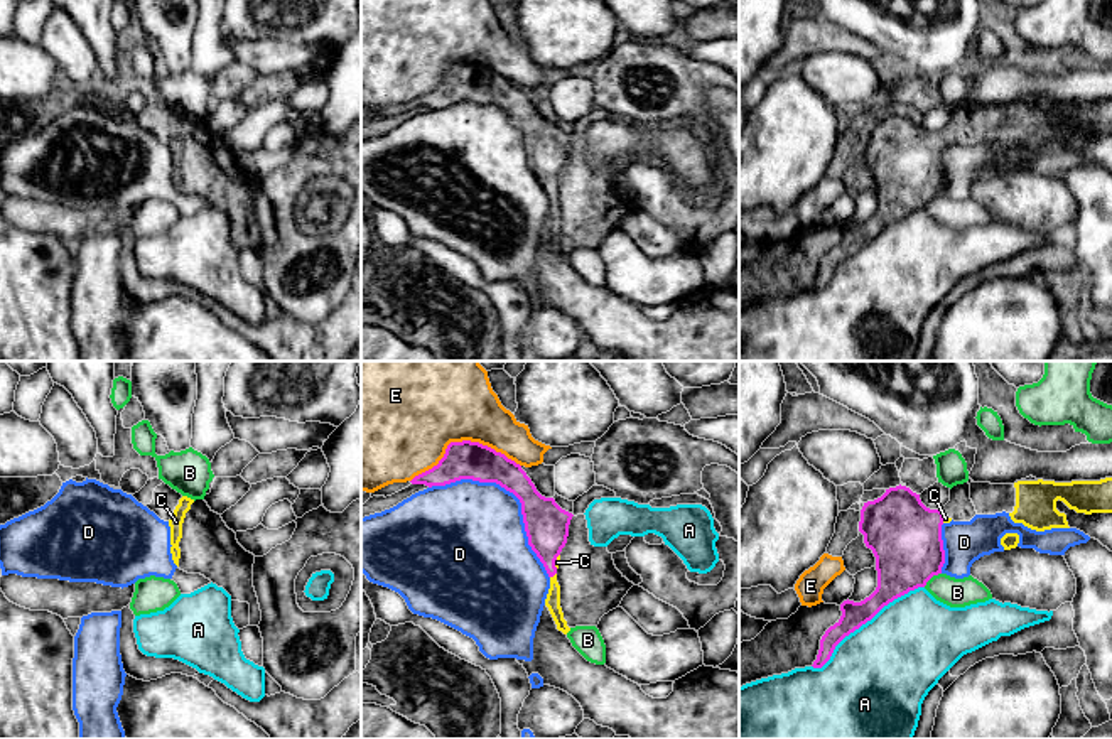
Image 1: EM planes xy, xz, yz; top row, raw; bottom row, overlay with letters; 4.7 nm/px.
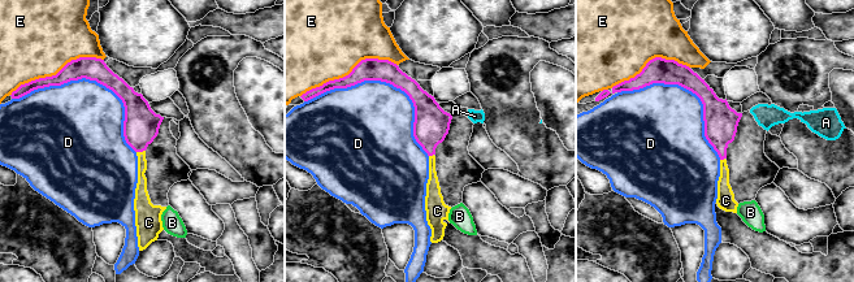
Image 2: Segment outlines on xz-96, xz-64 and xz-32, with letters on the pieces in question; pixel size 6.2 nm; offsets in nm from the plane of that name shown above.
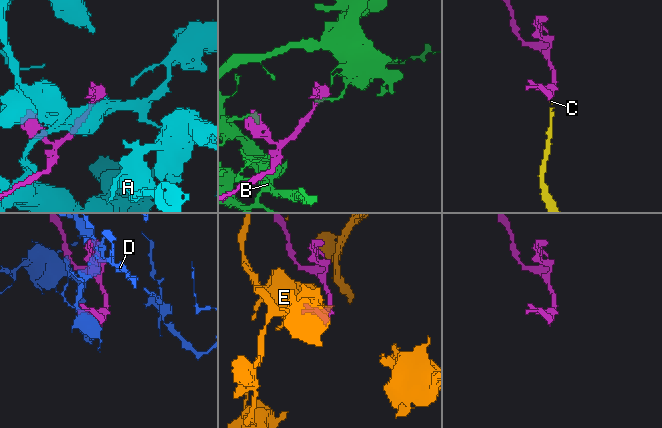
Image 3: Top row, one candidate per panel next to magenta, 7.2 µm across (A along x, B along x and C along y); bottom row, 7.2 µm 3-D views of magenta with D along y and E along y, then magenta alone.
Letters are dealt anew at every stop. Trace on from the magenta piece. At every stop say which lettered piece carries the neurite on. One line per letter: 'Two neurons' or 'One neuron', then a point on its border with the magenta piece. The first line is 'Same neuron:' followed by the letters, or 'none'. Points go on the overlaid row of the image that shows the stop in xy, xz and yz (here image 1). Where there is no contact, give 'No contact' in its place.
Same neuron: C
A: Two neurons. Touches magenta at yz (864, 623)
B: Two neurons. Touches magenta at yz (932, 576)
C: One neuron. Touches magenta at xz (552, 576)
D: Two neurons. Touches magenta at xz (513, 493)
E: Two neurons. Touches magenta at xz (463, 441)

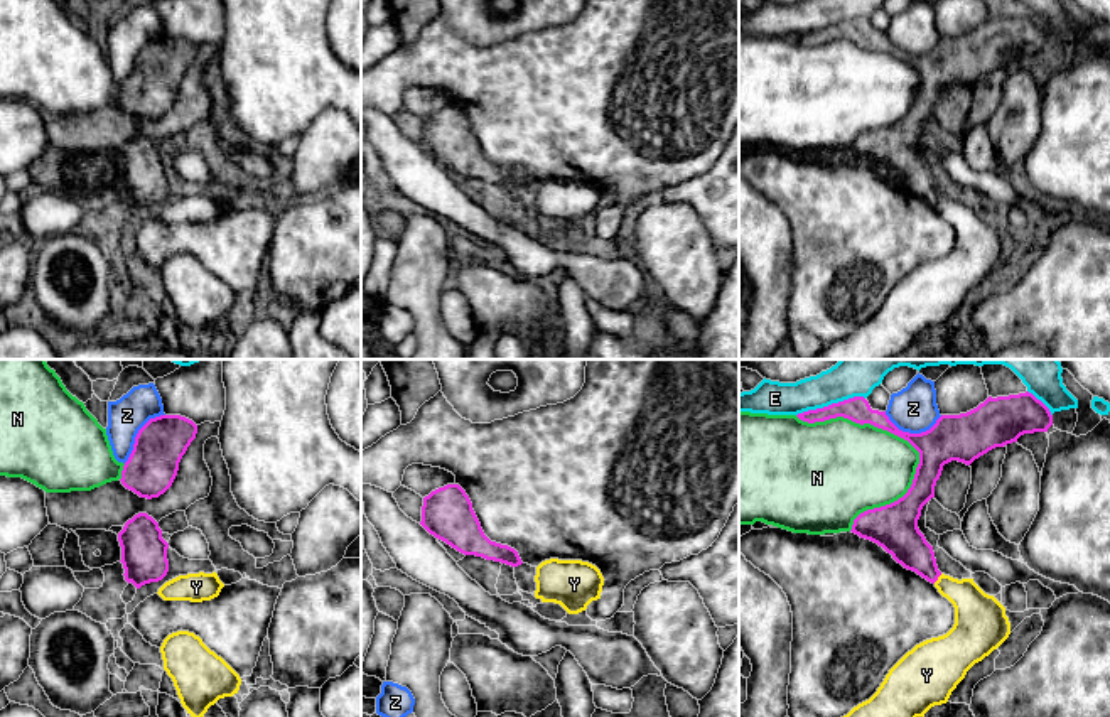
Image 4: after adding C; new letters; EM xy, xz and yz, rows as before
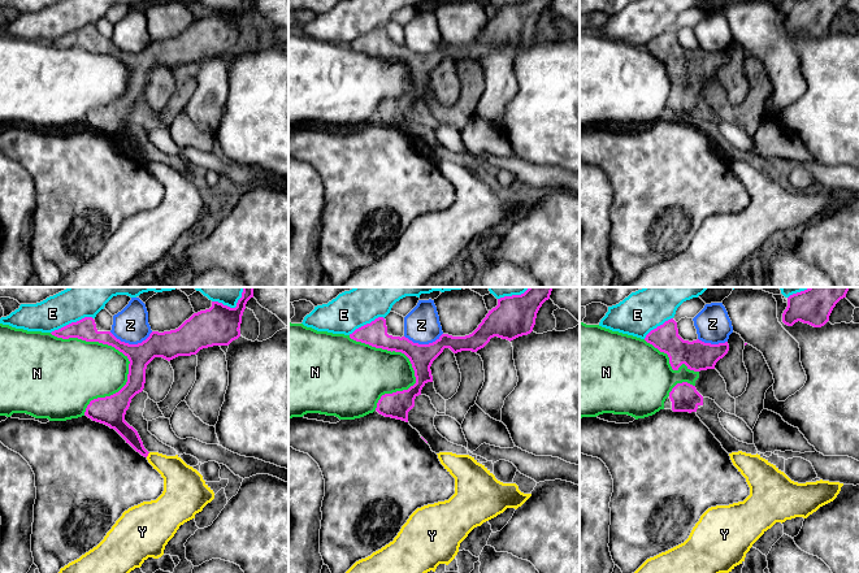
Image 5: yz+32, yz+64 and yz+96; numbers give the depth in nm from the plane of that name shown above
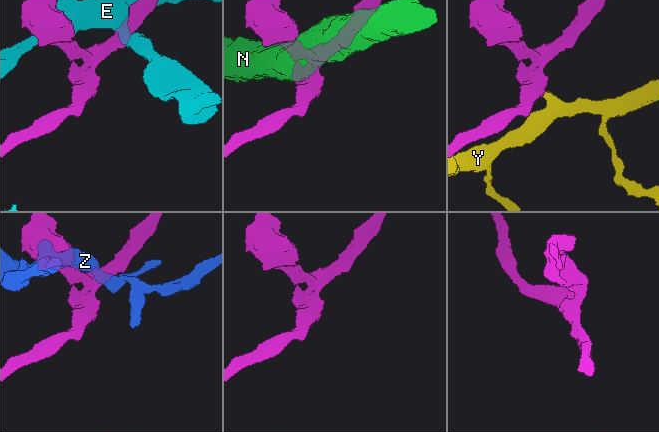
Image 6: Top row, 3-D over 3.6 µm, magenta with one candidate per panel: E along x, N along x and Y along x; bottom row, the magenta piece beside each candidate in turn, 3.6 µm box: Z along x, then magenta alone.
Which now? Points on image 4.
Same neuron: none
E: Two neurons. Touches magenta at yz (832, 404)
N: Two neurons. Touches magenta at yz (874, 425)
Y: Two neurons. Touches magenta at yz (937, 579)
Z: Two neurons. Touches magenta at yz (913, 434)

